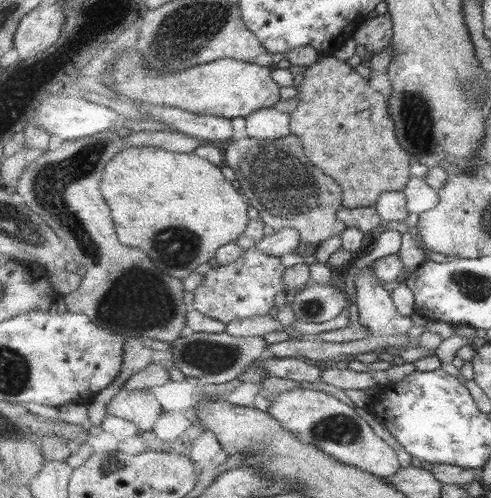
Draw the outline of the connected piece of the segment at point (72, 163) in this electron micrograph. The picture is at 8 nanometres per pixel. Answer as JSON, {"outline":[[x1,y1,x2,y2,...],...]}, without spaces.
{"outline":[[168,128,161,131,133,131,120,140,112,137,110,132,102,132,72,140,72,142,65,141,56,150,44,152,37,160,25,167,19,176,17,192,32,211,36,212,66,244,71,257,86,269,82,285,75,292,65,296,64,304,70,312,86,313,95,324,110,329,111,332,123,334,126,338,147,337,167,343,173,343,179,339,179,334,185,328,187,315,191,309,183,302,183,294,186,290,183,280,171,276,170,273,164,273,162,269,155,266,155,262,142,248,129,248,119,240,115,232,116,228,113,226,111,208,107,206,105,197,101,194,101,180,103,180,107,162,113,160,115,154,121,153,124,148,156,147,171,150,171,152,192,153,199,146,201,146,201,140,196,136]]}

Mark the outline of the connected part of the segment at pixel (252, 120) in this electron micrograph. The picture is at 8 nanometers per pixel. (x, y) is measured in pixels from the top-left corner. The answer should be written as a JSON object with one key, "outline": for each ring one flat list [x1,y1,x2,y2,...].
{"outline":[[265,108,246,118,244,135,258,139,276,139,292,133,291,113]]}

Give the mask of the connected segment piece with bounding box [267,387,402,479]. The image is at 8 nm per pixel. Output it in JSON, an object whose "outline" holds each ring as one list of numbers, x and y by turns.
{"outline":[[299,387,282,392,275,397,267,411,303,442,314,444,341,462,384,479,402,469,397,452,373,432,367,420,361,418,351,406,325,393,319,387,313,389]]}

